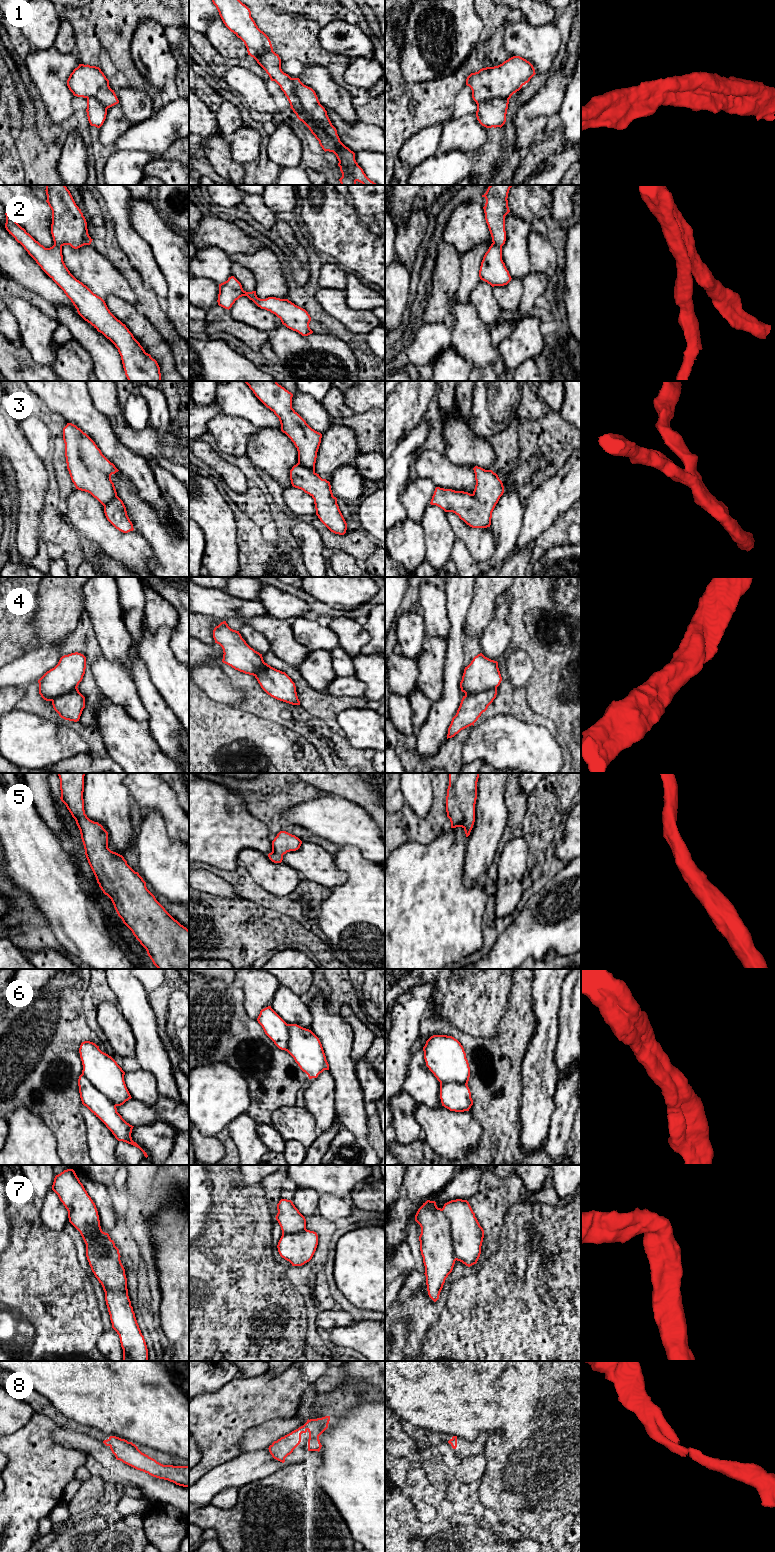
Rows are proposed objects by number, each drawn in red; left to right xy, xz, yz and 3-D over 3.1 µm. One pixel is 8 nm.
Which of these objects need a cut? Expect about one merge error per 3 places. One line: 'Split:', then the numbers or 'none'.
Split: 2

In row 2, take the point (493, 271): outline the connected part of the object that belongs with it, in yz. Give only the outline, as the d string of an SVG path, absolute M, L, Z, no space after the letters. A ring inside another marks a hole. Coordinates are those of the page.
M492 243L481 262L479 277L492 287L504 286L511 281L511 276L502 260L502 247Z

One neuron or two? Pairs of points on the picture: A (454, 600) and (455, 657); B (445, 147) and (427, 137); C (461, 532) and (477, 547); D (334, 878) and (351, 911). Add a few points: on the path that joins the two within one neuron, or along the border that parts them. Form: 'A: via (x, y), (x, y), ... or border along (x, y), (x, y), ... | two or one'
A: via (456, 614), (455, 643) | one
B: border along (447, 122), (444, 124), (440, 143), (434, 154) | two
C: via (465, 535), (473, 543) | one
D: border along (336, 863), (347, 873), (347, 879), (330, 889) | two

